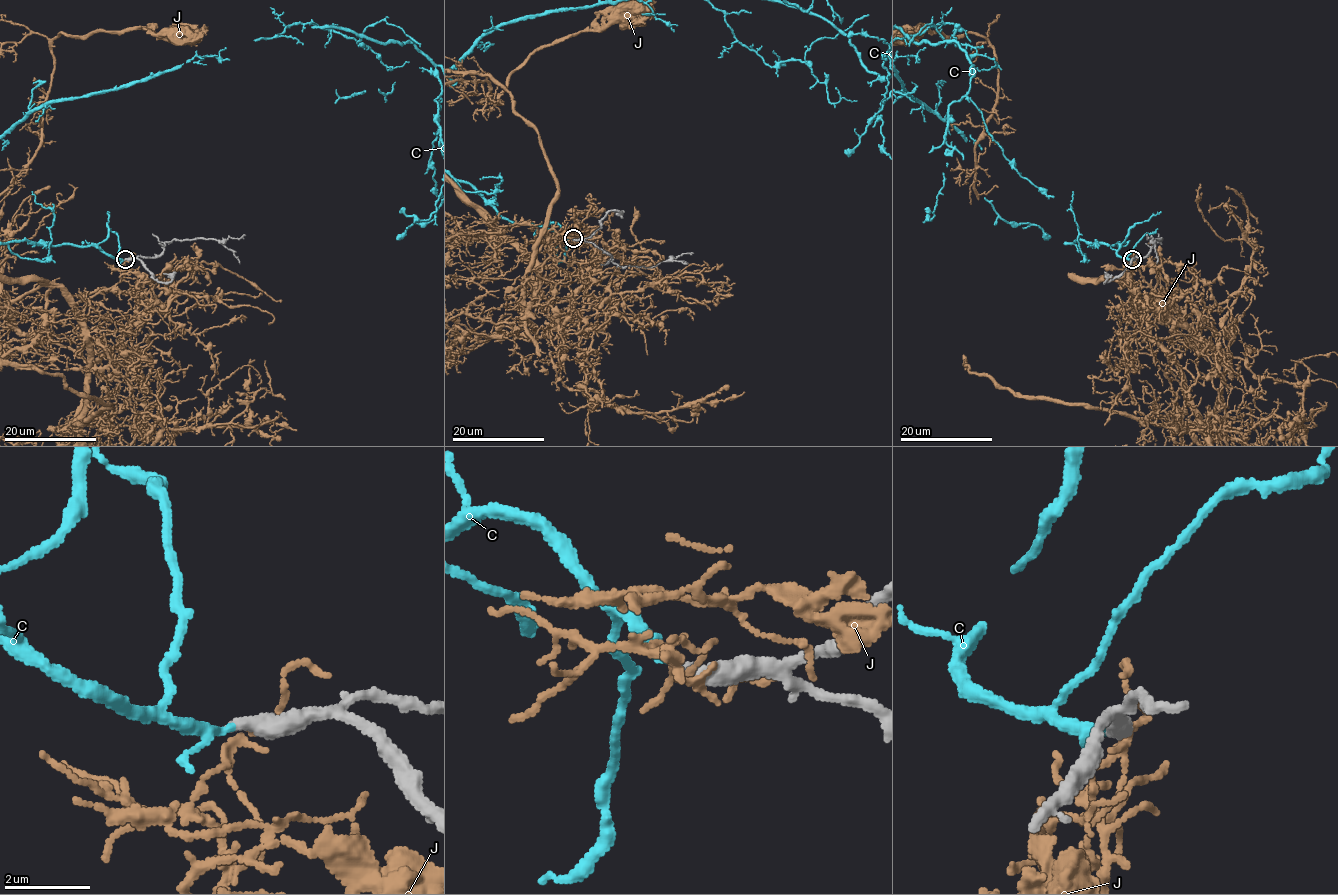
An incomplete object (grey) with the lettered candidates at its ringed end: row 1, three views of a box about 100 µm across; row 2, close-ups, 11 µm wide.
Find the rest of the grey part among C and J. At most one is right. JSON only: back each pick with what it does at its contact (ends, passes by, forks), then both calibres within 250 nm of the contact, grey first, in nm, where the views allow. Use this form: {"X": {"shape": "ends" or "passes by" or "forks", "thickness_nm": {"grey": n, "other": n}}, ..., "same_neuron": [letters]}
{"C": {"shape": "passes by", "thickness_nm": {"grey": 400, "other": 170}}, "same_neuron": ["C"]}

